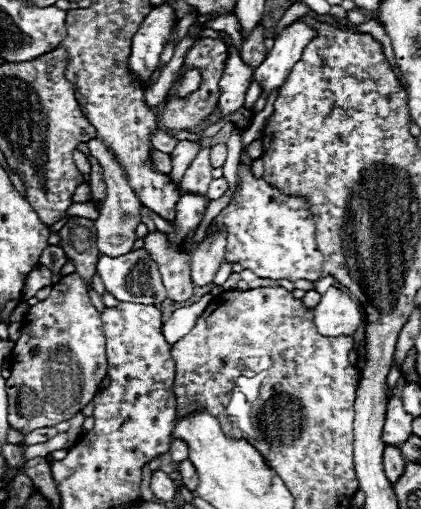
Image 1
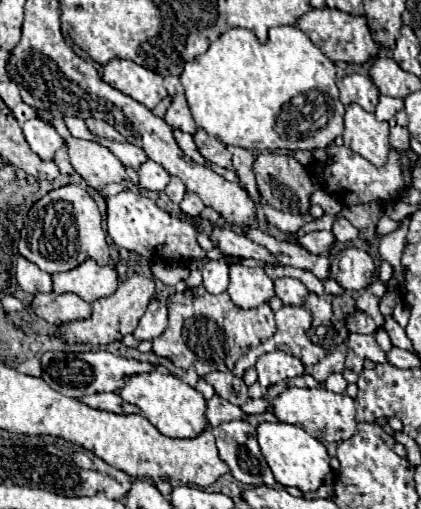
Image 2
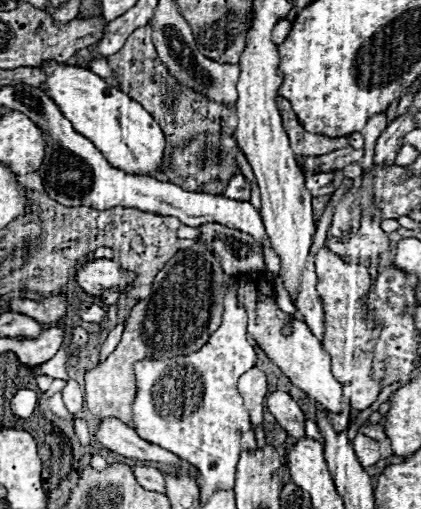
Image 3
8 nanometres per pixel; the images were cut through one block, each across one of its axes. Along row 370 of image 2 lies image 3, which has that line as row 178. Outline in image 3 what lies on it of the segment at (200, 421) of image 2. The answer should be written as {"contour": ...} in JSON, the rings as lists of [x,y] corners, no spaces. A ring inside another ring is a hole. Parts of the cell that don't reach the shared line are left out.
{"contour":[[[42,64],[40,68],[48,76],[44,92],[58,104],[60,112],[72,122],[76,132],[92,140],[114,168],[162,180],[166,150],[164,132],[138,102],[130,100],[120,88],[110,86],[104,78],[86,68],[64,64]]]}

